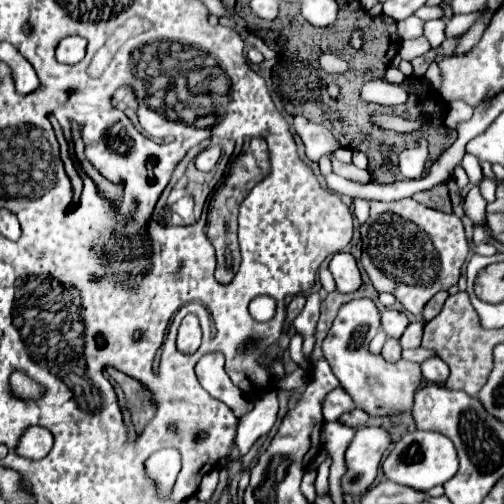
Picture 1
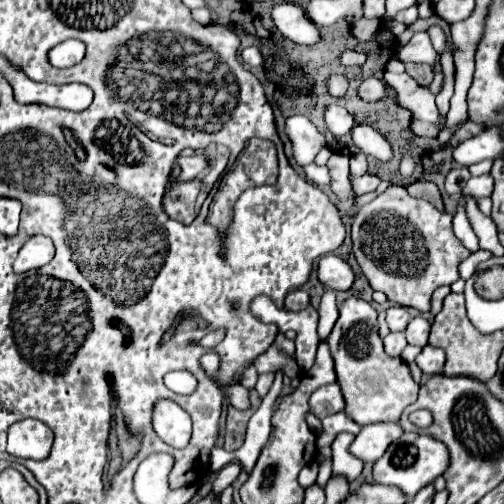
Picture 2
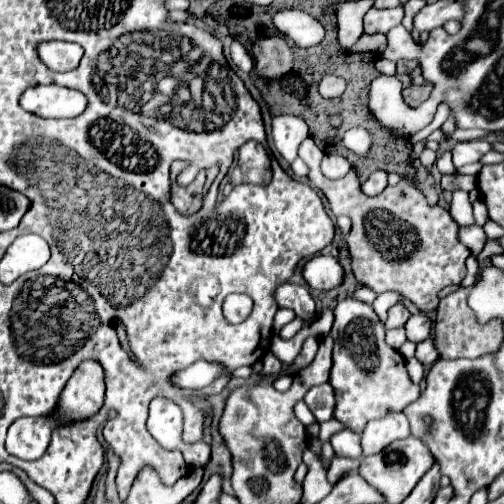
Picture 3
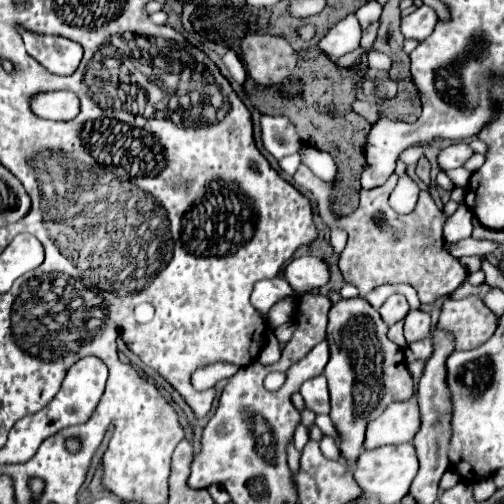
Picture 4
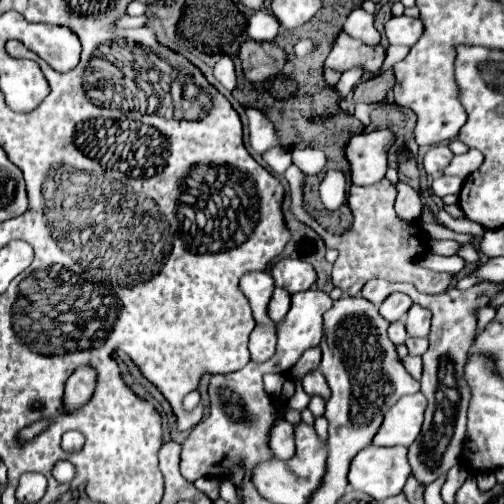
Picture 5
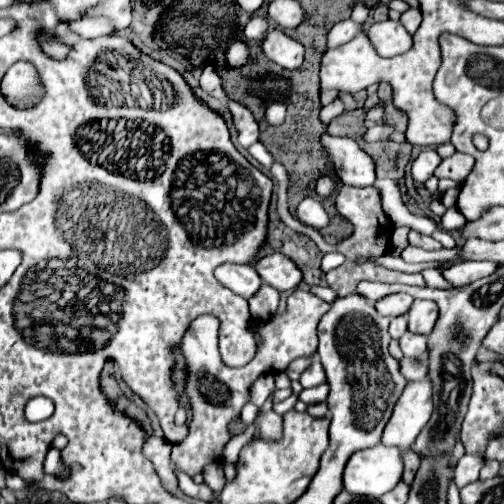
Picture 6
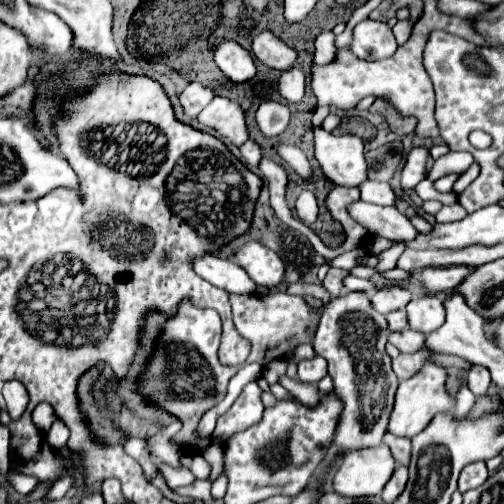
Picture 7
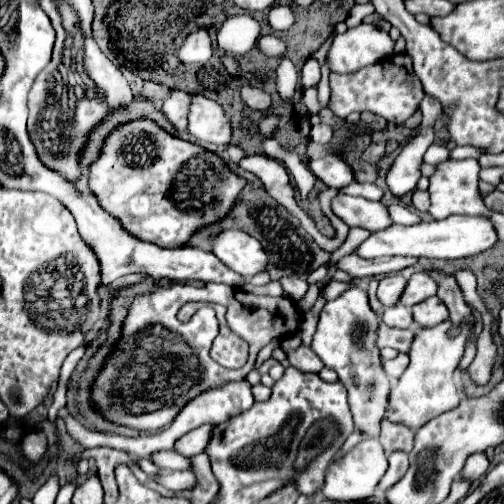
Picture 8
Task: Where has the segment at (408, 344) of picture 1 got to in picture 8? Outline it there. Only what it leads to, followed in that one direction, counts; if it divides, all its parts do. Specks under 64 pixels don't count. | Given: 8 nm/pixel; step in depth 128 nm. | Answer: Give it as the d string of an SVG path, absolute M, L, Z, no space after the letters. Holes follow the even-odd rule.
M430 296L428 300L422 300L420 304L412 306L412 312L418 326L434 326L448 318L448 308L438 296Z

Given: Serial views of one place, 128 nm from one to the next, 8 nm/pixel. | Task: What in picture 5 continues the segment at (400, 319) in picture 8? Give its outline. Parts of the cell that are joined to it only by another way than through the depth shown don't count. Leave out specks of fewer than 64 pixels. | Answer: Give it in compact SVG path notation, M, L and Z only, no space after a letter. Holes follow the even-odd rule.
M396 320L396 322L392 322L392 324L390 324L390 328L388 328L388 336L390 336L390 340L392 340L394 344L400 344L400 342L404 342L404 340L408 338L404 322L402 322L402 320Z

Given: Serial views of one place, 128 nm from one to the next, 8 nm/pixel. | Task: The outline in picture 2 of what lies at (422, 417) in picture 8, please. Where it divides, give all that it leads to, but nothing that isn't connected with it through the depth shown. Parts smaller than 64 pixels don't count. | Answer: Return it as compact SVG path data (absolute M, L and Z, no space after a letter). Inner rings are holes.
M368 424L362 426L360 434L352 442L352 454L362 462L376 462L386 448L402 436L400 424Z

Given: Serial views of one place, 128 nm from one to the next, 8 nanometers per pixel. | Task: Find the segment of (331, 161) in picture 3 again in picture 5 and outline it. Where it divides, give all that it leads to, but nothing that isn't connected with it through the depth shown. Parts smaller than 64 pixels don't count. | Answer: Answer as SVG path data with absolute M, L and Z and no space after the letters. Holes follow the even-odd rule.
M296 148L292 150L292 158L294 164L308 176L312 174L320 174L326 166L326 156L322 150L312 150L312 148Z

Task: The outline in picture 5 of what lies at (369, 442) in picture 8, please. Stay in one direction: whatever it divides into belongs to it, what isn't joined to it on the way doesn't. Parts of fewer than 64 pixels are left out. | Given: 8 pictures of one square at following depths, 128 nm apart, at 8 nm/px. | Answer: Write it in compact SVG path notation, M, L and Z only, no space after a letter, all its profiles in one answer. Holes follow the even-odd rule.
M368 446L358 452L358 456L350 464L348 472L348 482L354 490L364 492L372 496L374 500L386 500L390 496L396 496L402 492L406 478L410 474L410 464L406 458L406 448L404 446L392 446L392 448L380 448L380 446Z

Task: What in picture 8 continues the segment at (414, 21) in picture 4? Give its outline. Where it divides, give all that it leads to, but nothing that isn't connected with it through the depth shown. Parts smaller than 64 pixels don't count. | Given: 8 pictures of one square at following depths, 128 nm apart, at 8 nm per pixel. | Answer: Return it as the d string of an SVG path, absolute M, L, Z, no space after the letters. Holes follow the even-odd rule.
M362 22L356 28L348 28L344 34L334 34L326 64L330 66L330 72L352 74L390 58L394 54L392 48L394 42L388 32Z

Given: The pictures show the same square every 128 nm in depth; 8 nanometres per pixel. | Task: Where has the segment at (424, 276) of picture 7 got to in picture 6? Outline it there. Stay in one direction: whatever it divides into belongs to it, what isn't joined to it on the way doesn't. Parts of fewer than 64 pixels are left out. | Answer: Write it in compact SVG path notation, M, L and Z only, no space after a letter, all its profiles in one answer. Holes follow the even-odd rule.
M456 262L452 266L444 266L440 268L440 274L454 286L464 286L464 284L470 284L478 278L484 278L488 274L492 274L496 270L496 264L492 262Z

